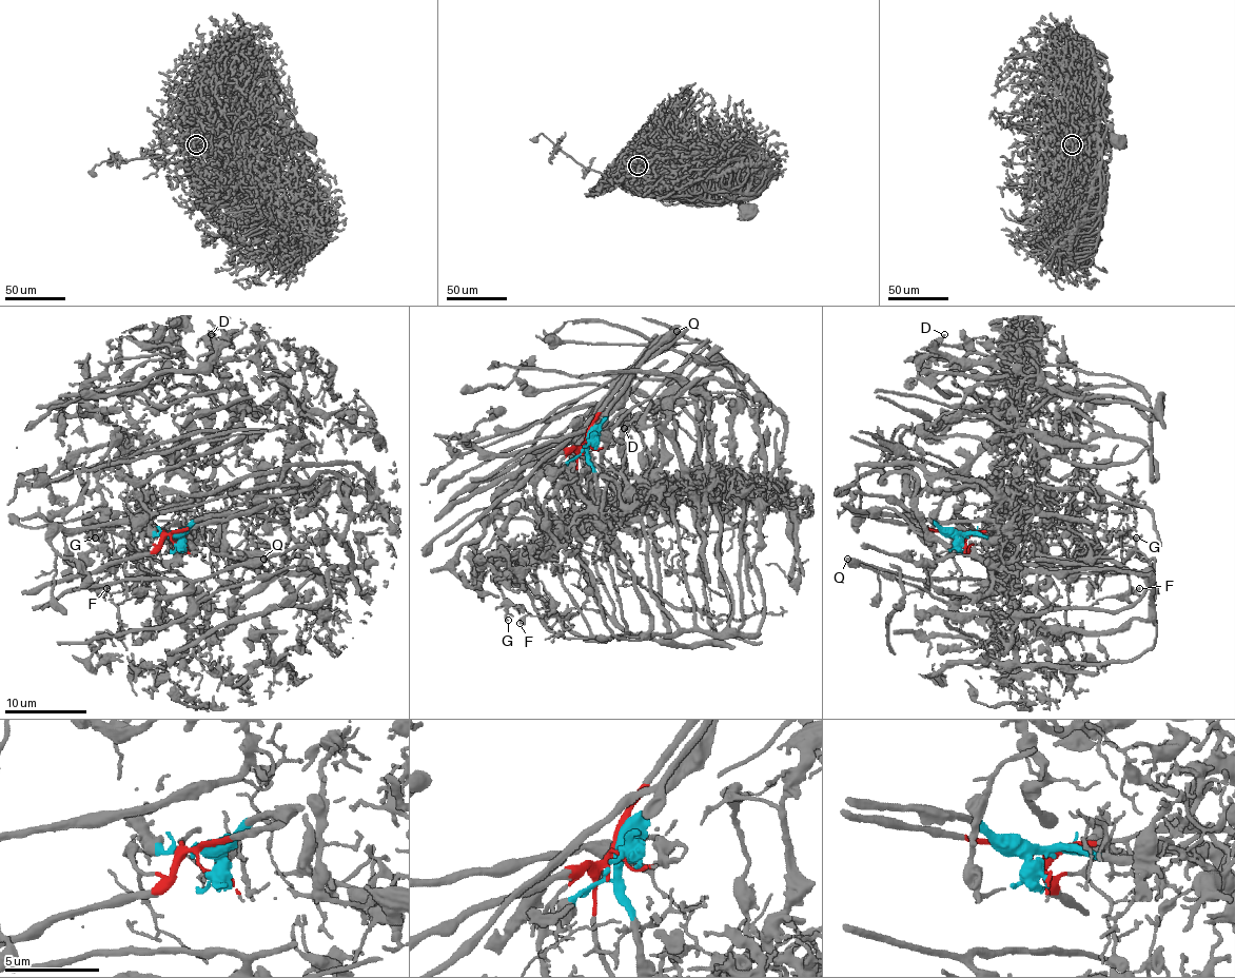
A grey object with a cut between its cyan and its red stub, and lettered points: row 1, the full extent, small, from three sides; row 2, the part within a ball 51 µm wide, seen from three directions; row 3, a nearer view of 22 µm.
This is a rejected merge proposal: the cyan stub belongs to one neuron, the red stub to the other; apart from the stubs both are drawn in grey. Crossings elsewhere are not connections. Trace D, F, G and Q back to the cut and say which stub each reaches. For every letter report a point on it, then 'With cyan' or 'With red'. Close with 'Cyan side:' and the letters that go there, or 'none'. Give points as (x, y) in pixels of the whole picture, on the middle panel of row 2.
D: Place: (624, 428). With cyan
F: Place: (520, 623). With red
G: Place: (508, 620). With red
Q: Place: (677, 331). With cyan
Cyan side: D, Q

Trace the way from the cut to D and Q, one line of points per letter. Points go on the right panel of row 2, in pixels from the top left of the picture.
D: (956, 534), (1049, 511), (1039, 470), (1100, 435), (1136, 437), (1152, 481), (1156, 414), (956, 363), (944, 334)
Q: (956, 534), (1113, 561), (1150, 586), (1150, 614), (1035, 631), (847, 559)

